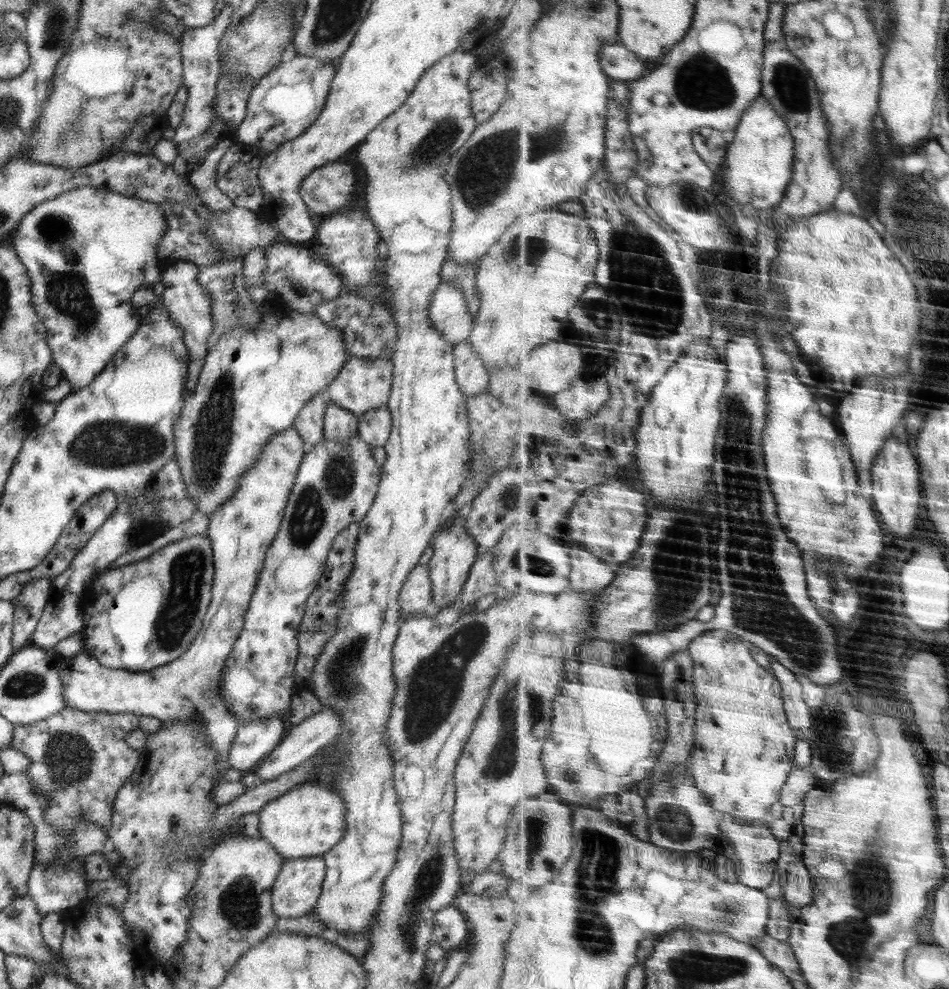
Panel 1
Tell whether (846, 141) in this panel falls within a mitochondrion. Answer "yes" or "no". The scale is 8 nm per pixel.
yes

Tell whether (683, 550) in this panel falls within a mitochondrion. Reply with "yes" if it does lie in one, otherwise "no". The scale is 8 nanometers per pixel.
yes

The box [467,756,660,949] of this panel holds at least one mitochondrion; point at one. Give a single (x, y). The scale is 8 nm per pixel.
(528, 832)

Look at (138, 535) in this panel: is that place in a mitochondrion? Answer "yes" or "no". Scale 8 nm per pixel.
no

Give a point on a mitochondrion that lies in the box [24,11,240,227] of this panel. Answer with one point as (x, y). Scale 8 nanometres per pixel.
(68, 131)

